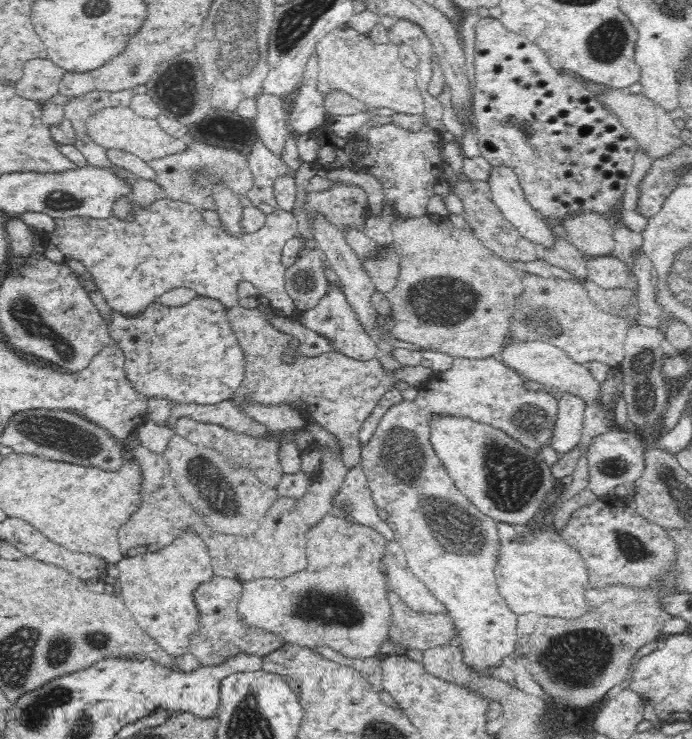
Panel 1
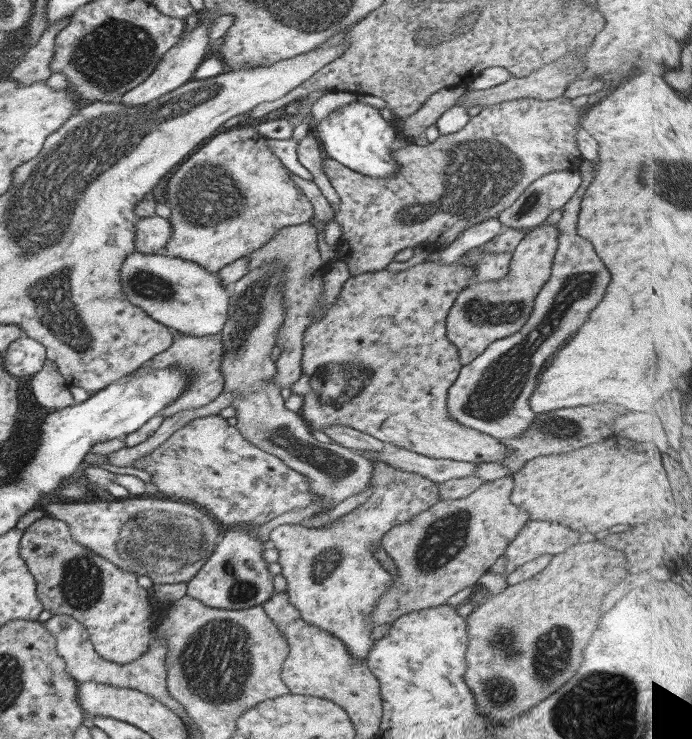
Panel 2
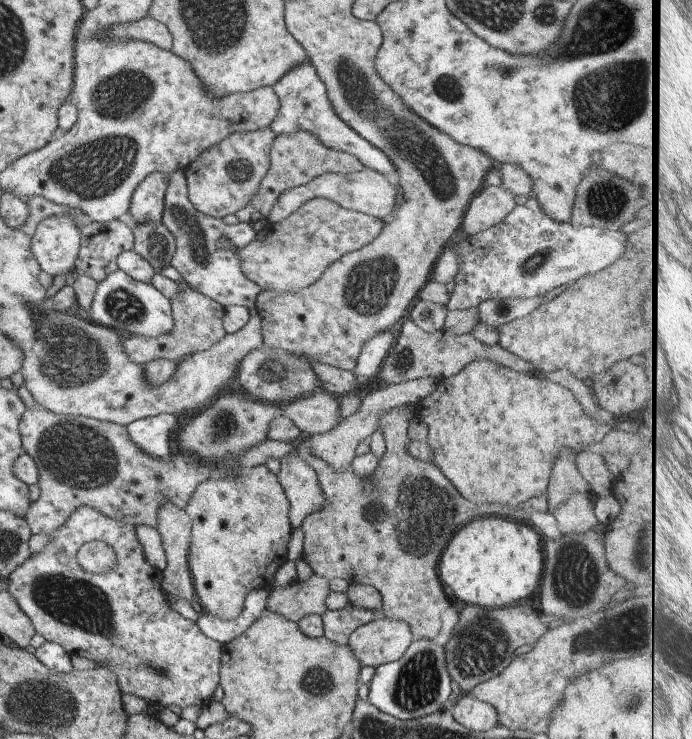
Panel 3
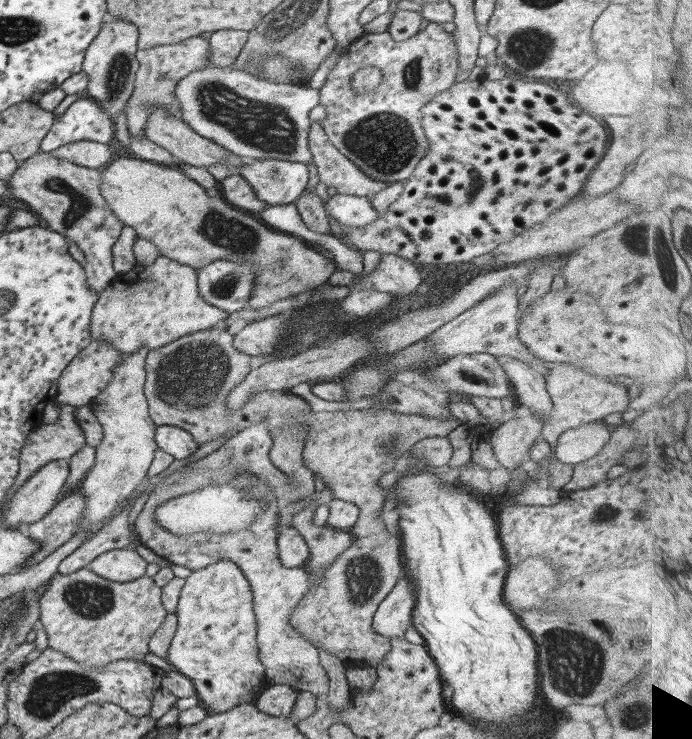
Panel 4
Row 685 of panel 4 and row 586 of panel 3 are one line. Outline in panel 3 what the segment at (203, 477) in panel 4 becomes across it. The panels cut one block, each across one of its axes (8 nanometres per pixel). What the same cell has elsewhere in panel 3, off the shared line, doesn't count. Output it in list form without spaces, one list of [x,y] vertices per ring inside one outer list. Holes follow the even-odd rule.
[[[309,576],[307,580],[295,580],[287,588],[270,588],[265,600],[265,609],[297,622],[303,616],[322,615],[325,599],[330,592],[328,580]]]

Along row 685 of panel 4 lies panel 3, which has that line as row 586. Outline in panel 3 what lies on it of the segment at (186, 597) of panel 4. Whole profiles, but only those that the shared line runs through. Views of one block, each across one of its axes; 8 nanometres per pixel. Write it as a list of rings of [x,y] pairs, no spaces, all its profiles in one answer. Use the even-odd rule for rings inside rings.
[[[265,465],[252,466],[241,478],[209,477],[195,486],[184,511],[190,518],[190,540],[187,566],[192,578],[196,600],[202,611],[221,620],[231,620],[241,612],[243,598],[257,588],[268,590],[273,574],[287,560],[287,541],[292,532],[289,524],[287,497]]]

